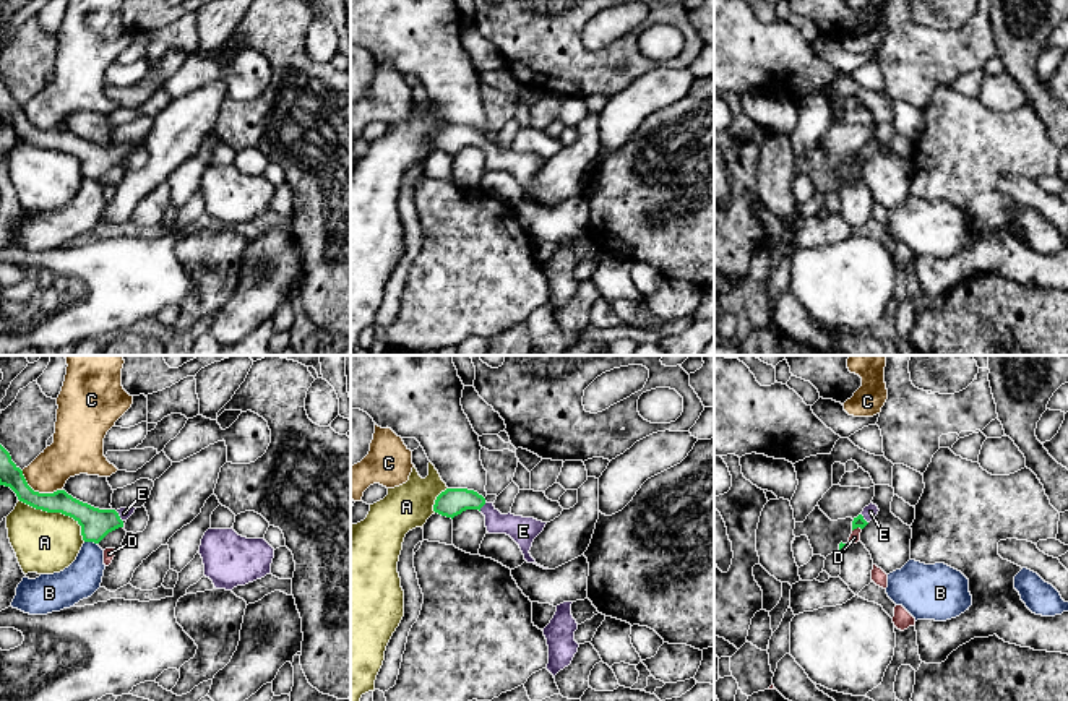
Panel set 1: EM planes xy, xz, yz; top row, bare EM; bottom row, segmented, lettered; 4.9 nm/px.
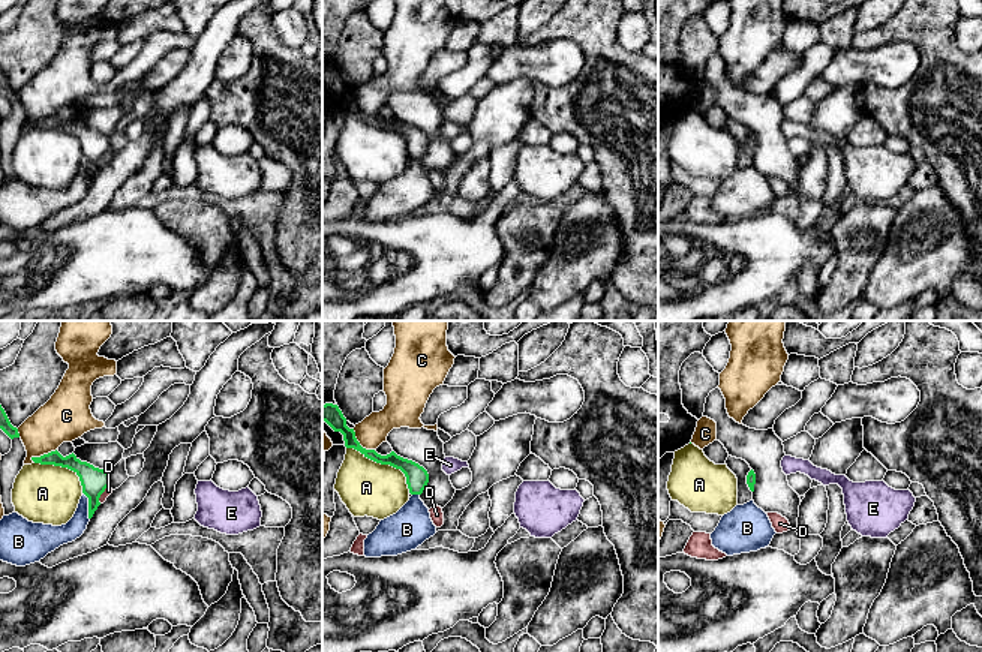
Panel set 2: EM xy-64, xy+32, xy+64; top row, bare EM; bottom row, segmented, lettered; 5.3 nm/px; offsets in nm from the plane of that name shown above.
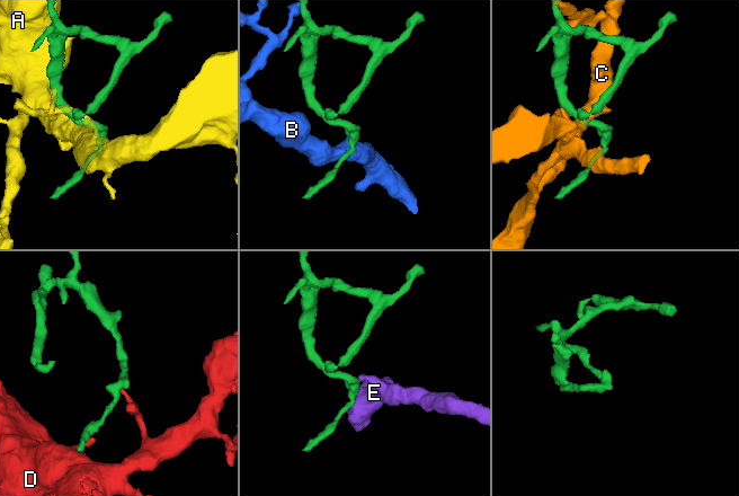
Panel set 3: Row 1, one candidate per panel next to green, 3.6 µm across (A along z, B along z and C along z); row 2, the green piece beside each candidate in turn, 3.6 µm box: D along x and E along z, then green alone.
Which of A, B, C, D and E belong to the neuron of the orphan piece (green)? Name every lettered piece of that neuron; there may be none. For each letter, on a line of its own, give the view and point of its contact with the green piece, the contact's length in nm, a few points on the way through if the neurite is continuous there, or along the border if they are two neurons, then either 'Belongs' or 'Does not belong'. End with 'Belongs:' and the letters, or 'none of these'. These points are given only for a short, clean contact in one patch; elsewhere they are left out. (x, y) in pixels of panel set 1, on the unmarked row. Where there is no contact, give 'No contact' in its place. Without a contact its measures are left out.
A: Touches green at xy (57, 148). Shared border 400 nm. Does not belong
B: Touches green at xy (91, 177). Shared border 70 nm. Boundary: xy (85, 177), (96, 180). Does not belong
C: Touches green at xy (38, 129). Shared border 220 nm. Does not belong
D: Touches green at yz (856, 164). Shared border 50 nm. Boundary: yz (861, 164), (852, 167). Does not belong
E: Touches green at xy (119, 153). Shared border 70 nm. Path across: xy (94, 159), (119, 153), (124, 150). Belongs
Belongs: E

